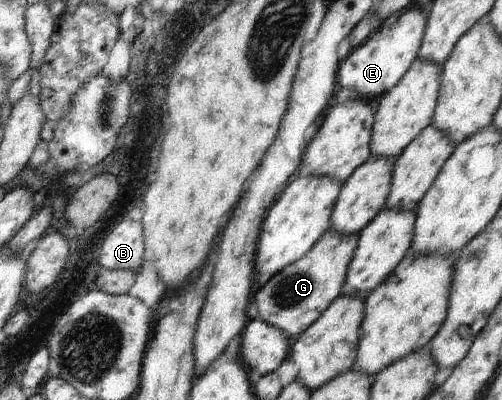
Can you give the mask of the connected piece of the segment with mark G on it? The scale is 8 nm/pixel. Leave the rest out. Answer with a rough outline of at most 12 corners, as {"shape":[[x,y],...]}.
{"shape":[[329,230],[272,275],[263,322],[305,334],[341,295],[359,234]]}

